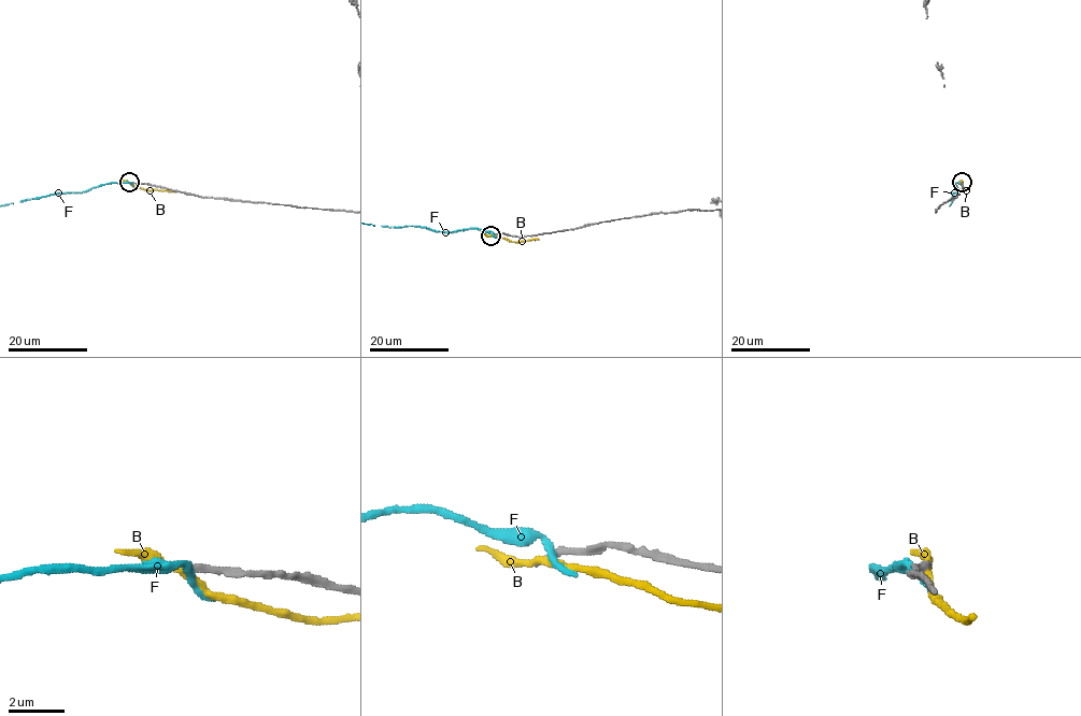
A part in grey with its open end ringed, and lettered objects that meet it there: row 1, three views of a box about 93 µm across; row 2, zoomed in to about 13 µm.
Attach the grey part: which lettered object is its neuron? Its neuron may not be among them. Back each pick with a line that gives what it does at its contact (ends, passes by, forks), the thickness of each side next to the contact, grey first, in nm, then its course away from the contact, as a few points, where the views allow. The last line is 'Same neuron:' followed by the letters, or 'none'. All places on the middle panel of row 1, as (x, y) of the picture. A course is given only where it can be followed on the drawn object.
Same neuron: none

